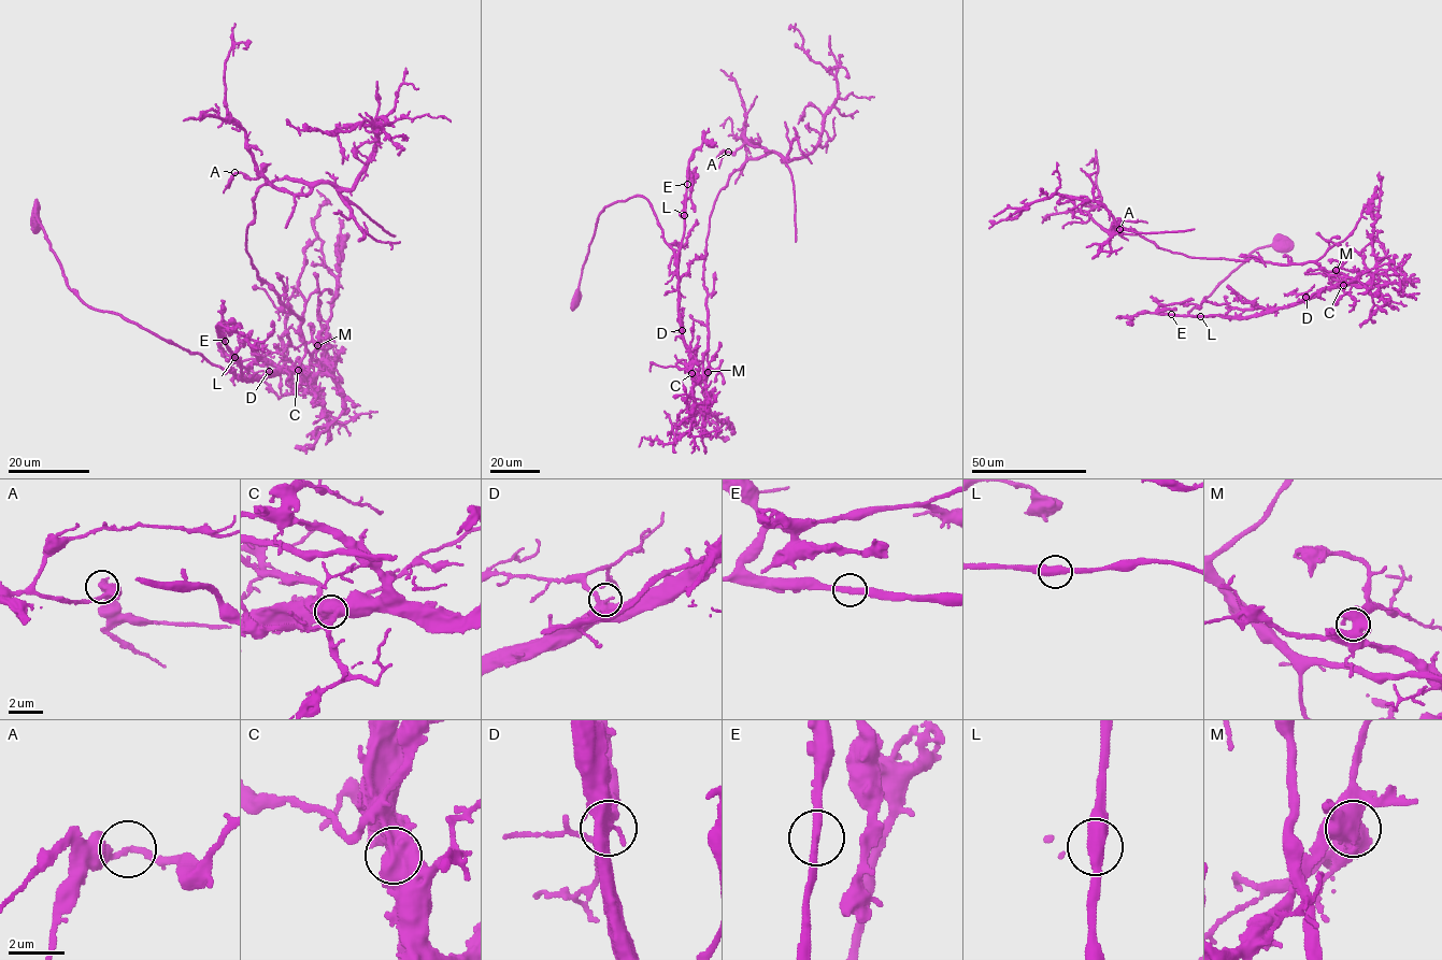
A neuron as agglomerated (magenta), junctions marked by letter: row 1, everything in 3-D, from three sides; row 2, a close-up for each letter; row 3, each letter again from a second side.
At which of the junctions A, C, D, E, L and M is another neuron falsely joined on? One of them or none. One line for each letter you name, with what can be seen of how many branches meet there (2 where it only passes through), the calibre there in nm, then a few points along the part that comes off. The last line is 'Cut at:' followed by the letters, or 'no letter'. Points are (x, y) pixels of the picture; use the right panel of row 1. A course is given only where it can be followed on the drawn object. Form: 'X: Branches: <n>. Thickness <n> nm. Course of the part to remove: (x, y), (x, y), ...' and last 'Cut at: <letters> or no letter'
C: Branches: 2. Thickness 800 nm. Course of the part to remove: (1343, 285), (1333, 287), (1313, 262), (1171, 253), (1112, 226), (1100, 203), (1055, 194), (1014, 217), (989, 220)
Cut at: C

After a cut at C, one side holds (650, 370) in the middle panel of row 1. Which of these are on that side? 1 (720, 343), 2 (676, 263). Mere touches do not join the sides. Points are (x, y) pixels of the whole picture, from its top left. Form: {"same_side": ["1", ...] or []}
{"same_side": []}

